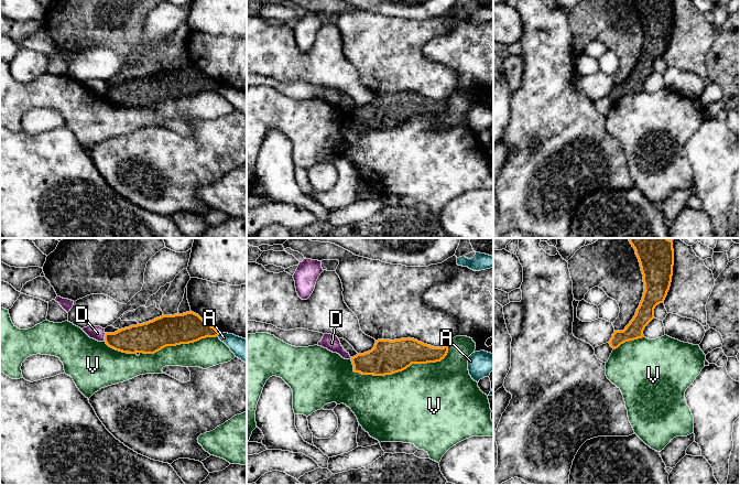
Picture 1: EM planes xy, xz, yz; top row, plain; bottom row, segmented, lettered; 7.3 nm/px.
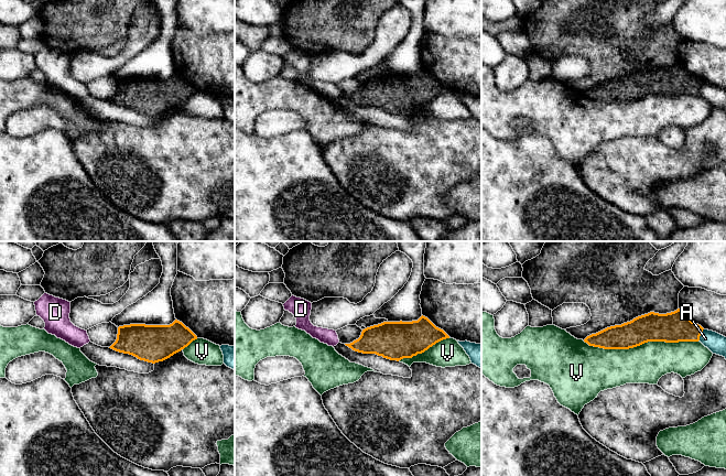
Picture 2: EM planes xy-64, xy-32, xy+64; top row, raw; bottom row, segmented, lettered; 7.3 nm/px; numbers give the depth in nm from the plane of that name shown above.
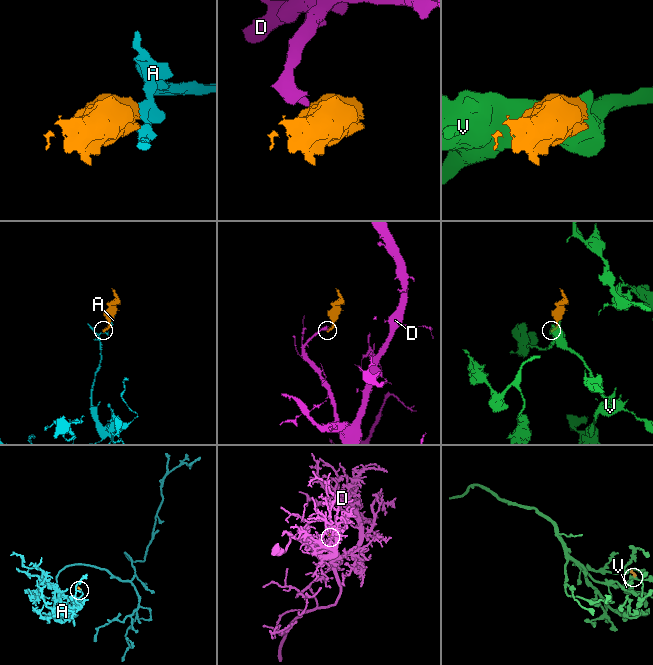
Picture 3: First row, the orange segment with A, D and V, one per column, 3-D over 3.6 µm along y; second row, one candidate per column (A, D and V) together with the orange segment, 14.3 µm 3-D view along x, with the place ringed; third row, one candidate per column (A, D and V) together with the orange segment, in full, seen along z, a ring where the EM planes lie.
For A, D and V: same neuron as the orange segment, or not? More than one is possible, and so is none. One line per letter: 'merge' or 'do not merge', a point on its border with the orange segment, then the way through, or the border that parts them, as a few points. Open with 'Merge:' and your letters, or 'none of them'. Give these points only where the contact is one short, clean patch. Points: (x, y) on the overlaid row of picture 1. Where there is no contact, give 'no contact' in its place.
Merge: none of them
A: do not merge; contact xy (218, 334)
D: do not merge; contact xy (105, 336); border xy (106, 333), (104, 340)
V: do not merge; contact xz (399, 370)

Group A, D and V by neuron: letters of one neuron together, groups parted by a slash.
A / D / V

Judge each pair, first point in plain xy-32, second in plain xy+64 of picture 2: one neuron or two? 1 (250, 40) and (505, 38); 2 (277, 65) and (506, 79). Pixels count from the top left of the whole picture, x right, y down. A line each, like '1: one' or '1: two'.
1: two
2: one

